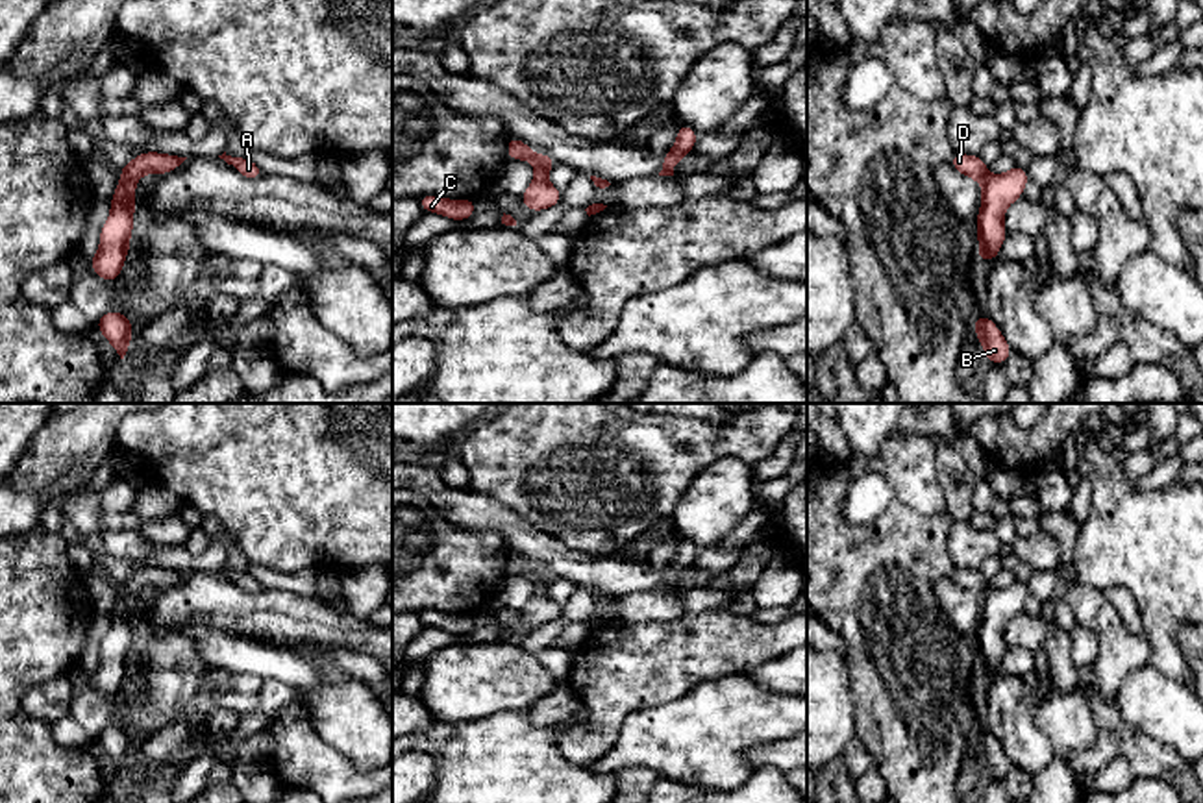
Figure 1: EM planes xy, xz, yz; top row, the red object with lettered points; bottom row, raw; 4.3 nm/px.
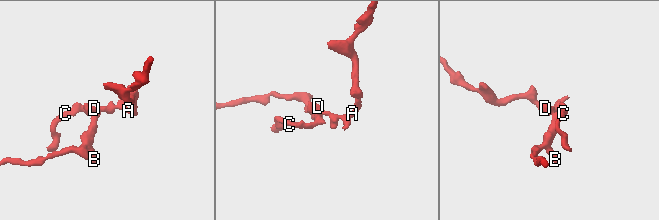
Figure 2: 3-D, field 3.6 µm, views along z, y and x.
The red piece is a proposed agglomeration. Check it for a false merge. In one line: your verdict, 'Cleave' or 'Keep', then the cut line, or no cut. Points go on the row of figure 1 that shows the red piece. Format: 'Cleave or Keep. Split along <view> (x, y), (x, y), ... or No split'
Cleave. Split along xy (121, 176), (134, 184)

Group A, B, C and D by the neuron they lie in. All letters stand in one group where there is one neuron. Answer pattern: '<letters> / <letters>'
A D / B C

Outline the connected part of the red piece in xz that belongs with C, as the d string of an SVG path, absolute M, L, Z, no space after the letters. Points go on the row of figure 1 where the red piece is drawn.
M433 194L416 198L426 213L439 213L452 220L466 220L476 213L476 198L472 200L448 200Z

